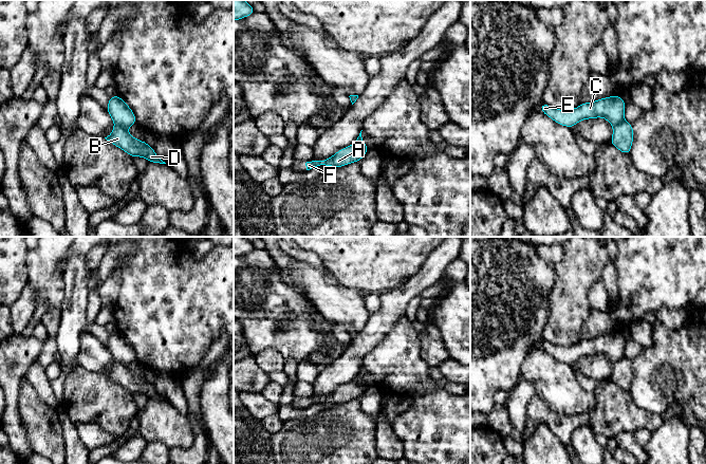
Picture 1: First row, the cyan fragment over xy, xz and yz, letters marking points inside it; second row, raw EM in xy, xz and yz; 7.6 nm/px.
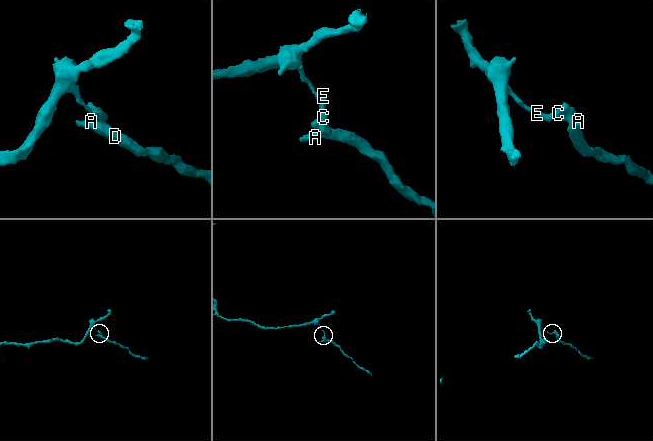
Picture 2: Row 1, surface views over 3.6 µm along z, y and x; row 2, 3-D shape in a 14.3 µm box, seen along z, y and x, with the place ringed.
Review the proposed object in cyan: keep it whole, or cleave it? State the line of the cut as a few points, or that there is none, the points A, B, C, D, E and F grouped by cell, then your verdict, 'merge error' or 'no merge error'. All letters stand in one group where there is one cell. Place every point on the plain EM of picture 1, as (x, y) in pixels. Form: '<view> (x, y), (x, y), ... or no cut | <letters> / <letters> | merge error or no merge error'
xz (353, 381), (367, 387) | A B D F / C E | merge error

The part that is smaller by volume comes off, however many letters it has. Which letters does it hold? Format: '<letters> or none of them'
A, B, D, F

